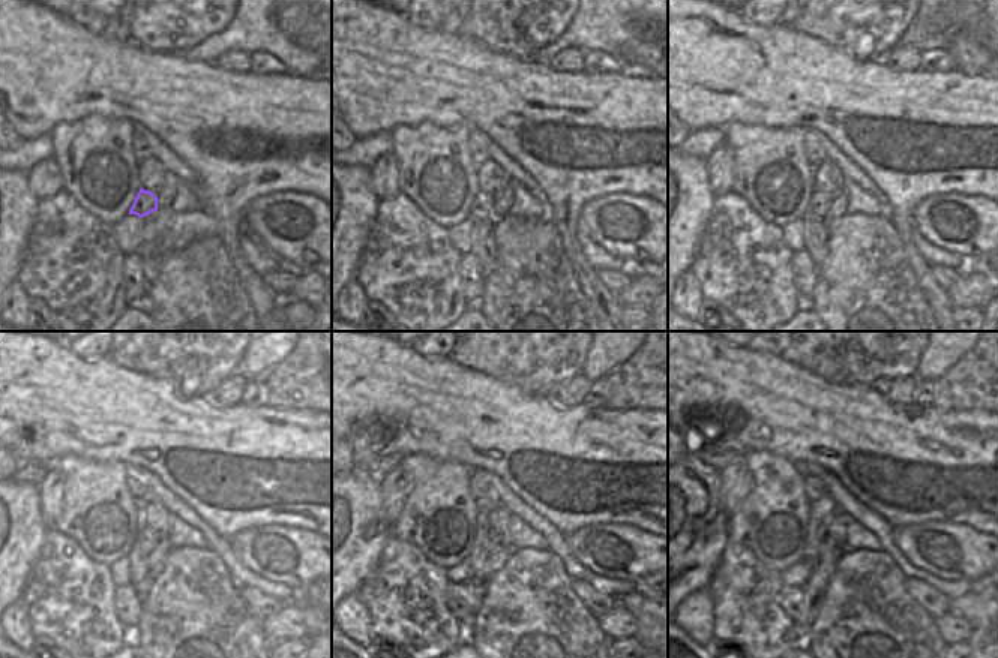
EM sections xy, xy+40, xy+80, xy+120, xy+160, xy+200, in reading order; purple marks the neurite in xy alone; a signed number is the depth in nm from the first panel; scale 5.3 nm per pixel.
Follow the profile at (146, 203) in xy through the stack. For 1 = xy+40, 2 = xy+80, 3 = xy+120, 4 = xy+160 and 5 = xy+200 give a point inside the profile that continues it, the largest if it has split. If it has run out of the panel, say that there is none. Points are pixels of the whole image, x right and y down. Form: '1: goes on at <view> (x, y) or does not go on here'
1: goes on at xy+40 (482, 206)
2: goes on at xy+80 (818, 203)
3: goes on at xy+120 (147, 538)
4: goes on at xy+160 (491, 538)
5: goes on at xy+200 (827, 544)

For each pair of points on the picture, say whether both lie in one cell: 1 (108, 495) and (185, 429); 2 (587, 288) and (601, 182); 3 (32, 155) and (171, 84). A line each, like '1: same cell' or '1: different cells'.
1: different cells
2: same cell
3: different cells

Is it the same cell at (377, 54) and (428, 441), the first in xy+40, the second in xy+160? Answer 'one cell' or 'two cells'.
one cell

